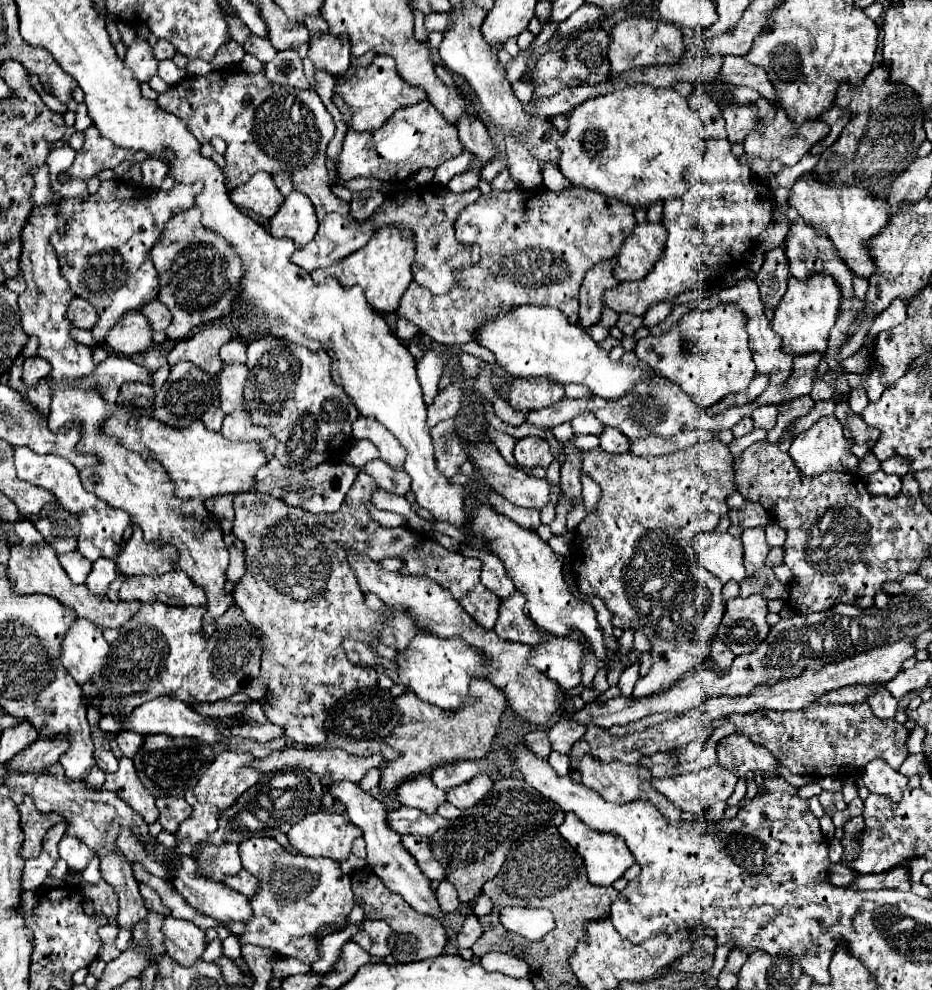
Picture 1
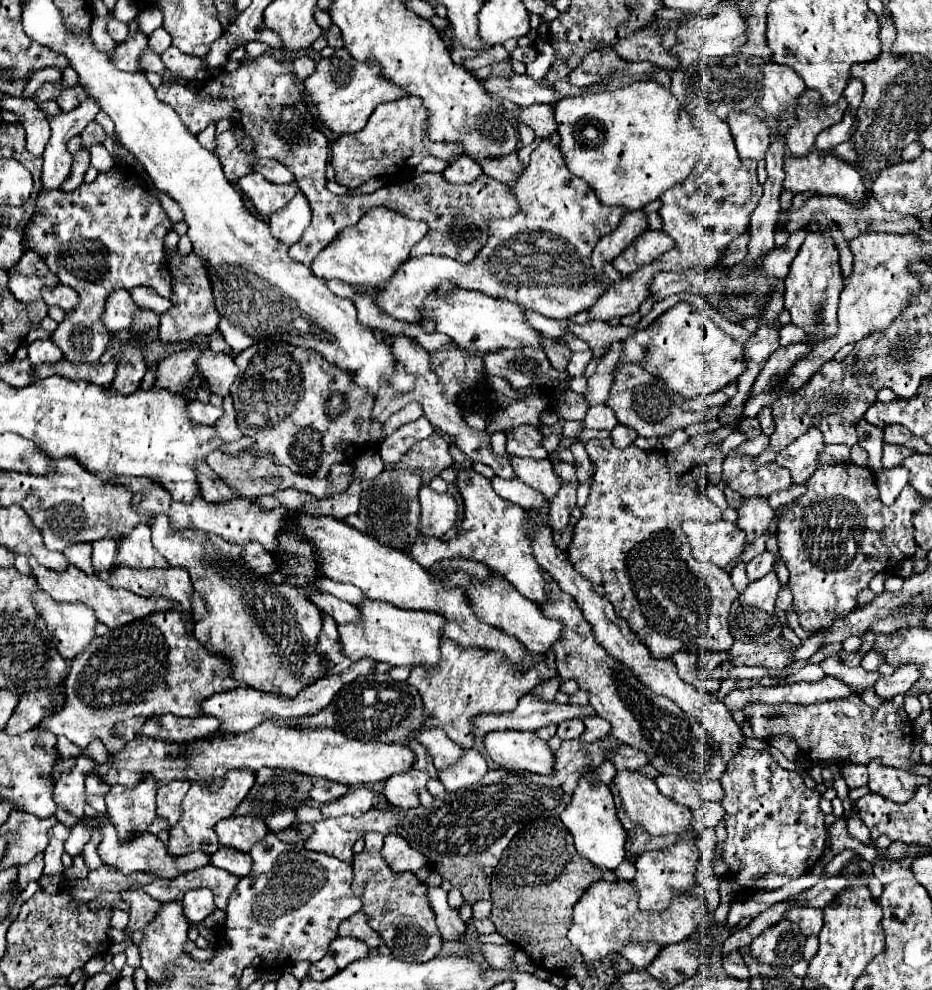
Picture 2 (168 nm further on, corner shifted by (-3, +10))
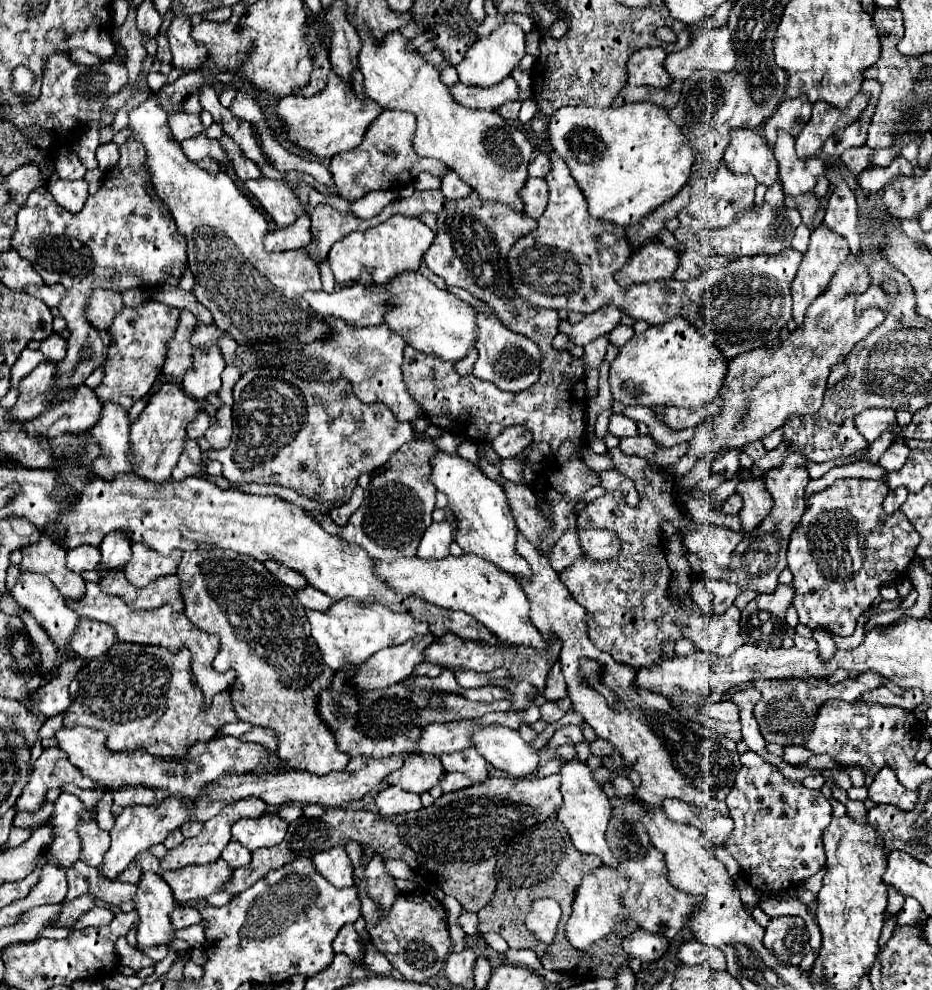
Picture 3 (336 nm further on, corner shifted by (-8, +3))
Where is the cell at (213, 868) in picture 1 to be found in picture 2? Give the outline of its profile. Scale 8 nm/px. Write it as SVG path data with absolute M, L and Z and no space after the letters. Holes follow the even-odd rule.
M228 818L216 824L216 836L220 846L230 846L240 852L250 852L252 844L256 844L268 832L264 820L260 818Z

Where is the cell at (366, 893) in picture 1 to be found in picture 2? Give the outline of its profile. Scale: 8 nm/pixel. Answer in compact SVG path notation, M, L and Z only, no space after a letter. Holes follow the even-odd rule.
M368 832L364 836L366 848L354 856L354 880L352 880L352 892L362 900L362 912L368 914L374 930L380 930L380 936L384 944L392 950L392 956L398 960L408 960L408 962L426 962L434 958L440 948L442 948L442 936L436 926L436 916L432 914L432 908L428 902L424 902L424 884L416 878L412 872L394 872L388 862L382 856L382 846L384 846L384 836L376 832Z

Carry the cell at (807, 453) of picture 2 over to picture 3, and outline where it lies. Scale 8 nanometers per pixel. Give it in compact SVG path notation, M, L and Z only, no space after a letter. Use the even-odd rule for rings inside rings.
M791 453L783 467L773 469L765 477L765 487L769 495L773 497L771 513L765 521L753 529L753 533L745 535L743 547L733 553L733 559L729 563L729 575L725 575L725 583L733 583L741 591L753 591L757 595L761 593L773 593L779 585L779 573L787 567L787 545L791 531L797 527L805 513L805 487L809 483L807 469L801 465L805 457Z

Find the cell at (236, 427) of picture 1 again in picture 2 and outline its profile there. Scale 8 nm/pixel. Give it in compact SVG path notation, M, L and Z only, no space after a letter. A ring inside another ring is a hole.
M230 396L224 398L224 416L216 422L216 430L218 430L220 438L224 438L224 442L234 442L234 440L240 440L244 436L242 430L238 428L236 410L234 410Z

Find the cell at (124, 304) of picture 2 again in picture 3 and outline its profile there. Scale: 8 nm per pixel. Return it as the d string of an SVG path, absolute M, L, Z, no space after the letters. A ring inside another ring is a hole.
M95 289L85 305L85 319L97 329L107 329L121 309L123 301L117 291Z

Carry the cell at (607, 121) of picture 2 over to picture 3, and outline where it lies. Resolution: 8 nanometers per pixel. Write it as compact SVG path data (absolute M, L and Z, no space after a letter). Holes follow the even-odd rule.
M633 103L625 107L561 107L549 117L547 125L553 151L567 163L573 179L583 191L589 213L597 219L611 221L621 227L635 225L641 217L675 197L687 183L693 163L693 153L681 129L669 121L665 109L649 103Z

